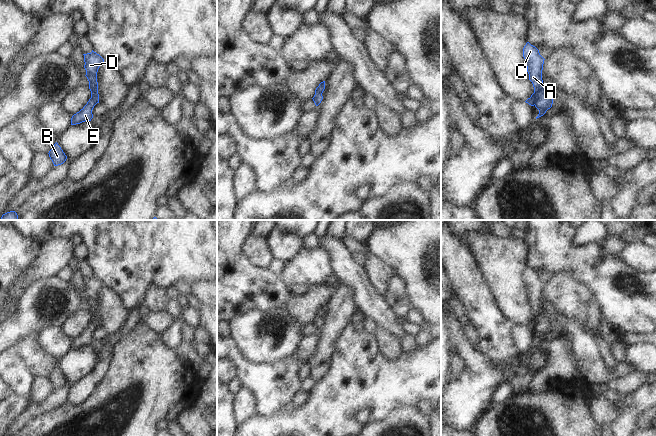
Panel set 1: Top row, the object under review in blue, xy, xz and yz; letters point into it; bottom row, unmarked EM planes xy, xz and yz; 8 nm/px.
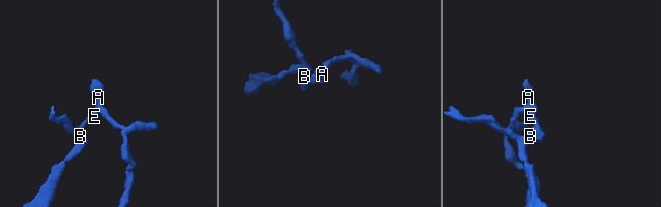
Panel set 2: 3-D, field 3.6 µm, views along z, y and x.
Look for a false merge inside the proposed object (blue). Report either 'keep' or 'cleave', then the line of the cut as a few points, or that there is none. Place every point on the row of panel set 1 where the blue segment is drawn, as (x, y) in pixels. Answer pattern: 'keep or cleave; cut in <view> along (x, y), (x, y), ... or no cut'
cleave; cut in yz along (543, 87), (538, 93), (534, 104)

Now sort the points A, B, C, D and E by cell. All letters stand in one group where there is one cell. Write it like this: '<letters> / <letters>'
A C D / B E

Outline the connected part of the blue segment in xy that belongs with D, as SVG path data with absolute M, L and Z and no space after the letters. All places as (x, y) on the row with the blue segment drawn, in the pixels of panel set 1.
M92 50L91 53L84 55L84 68L86 70L86 77L89 81L89 89L91 93L99 96L98 94L98 82L97 82L97 72L99 67L104 63L104 59Z

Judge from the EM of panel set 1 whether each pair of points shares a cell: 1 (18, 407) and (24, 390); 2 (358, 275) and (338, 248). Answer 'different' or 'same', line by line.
1: different
2: same

